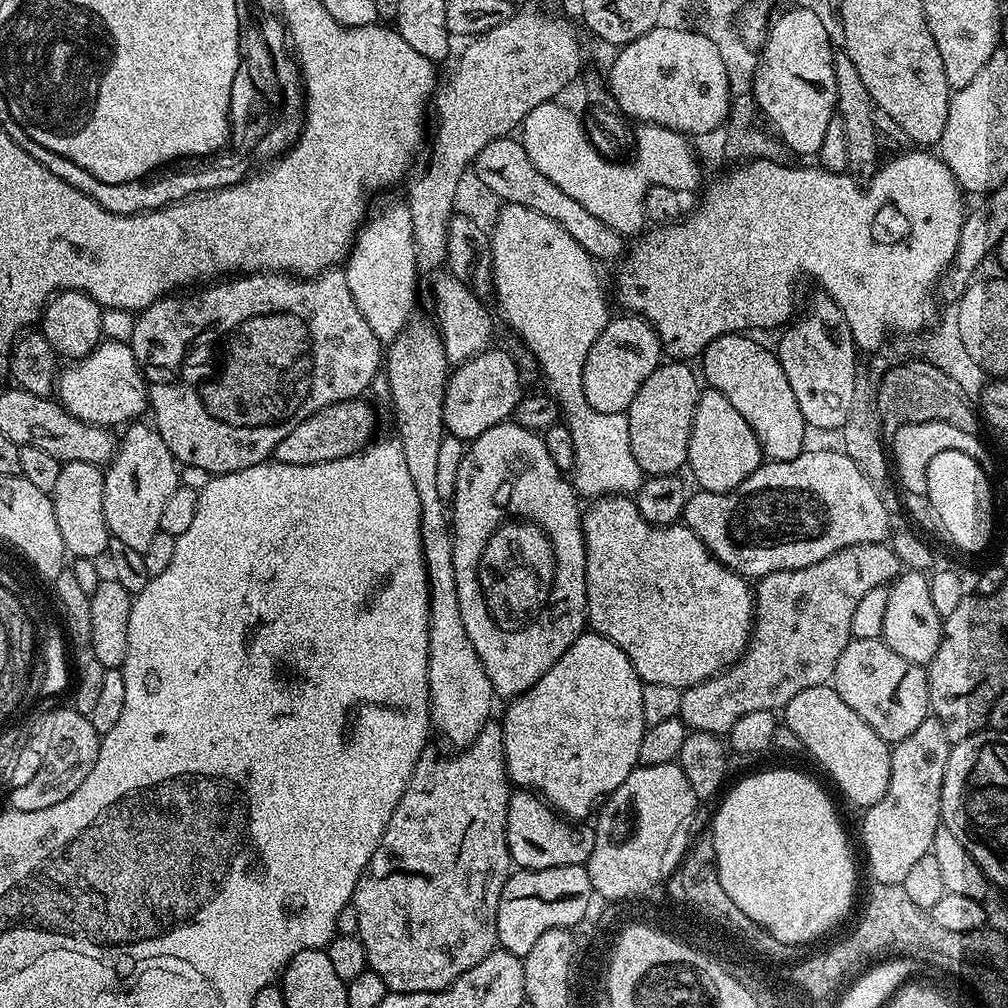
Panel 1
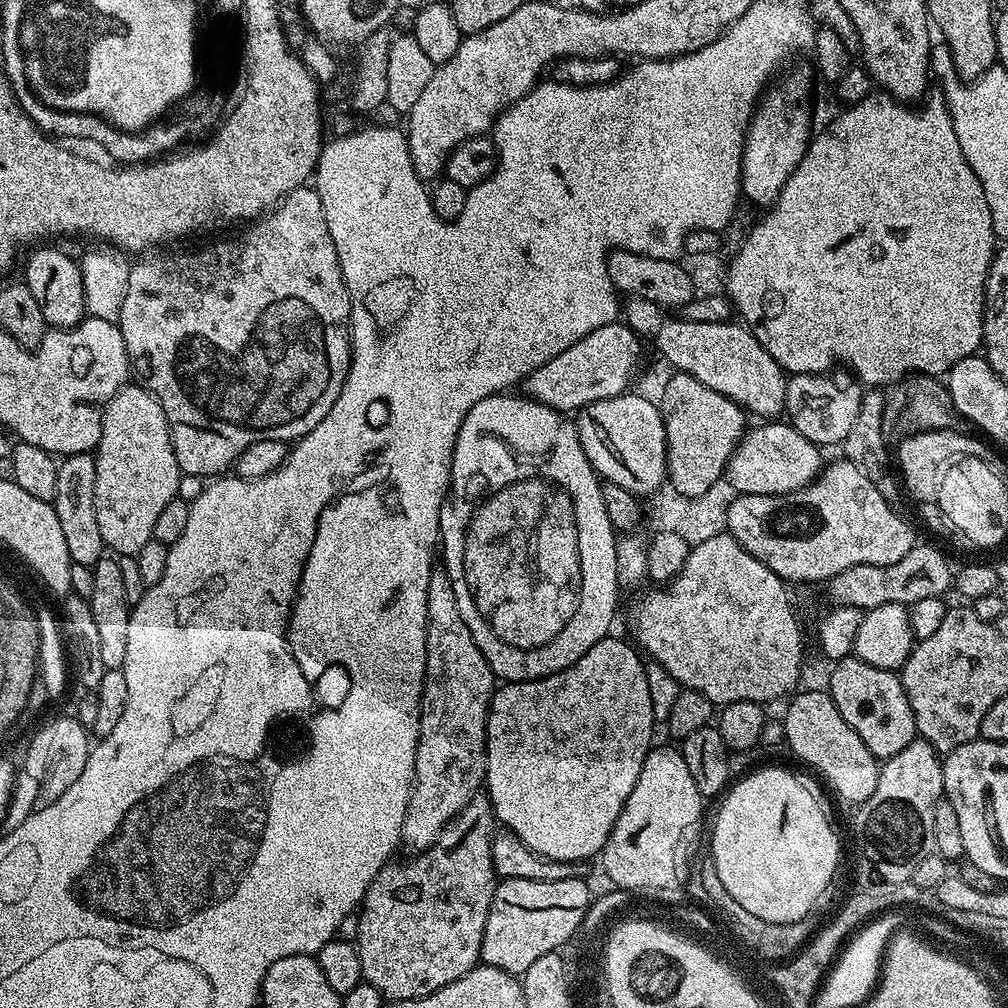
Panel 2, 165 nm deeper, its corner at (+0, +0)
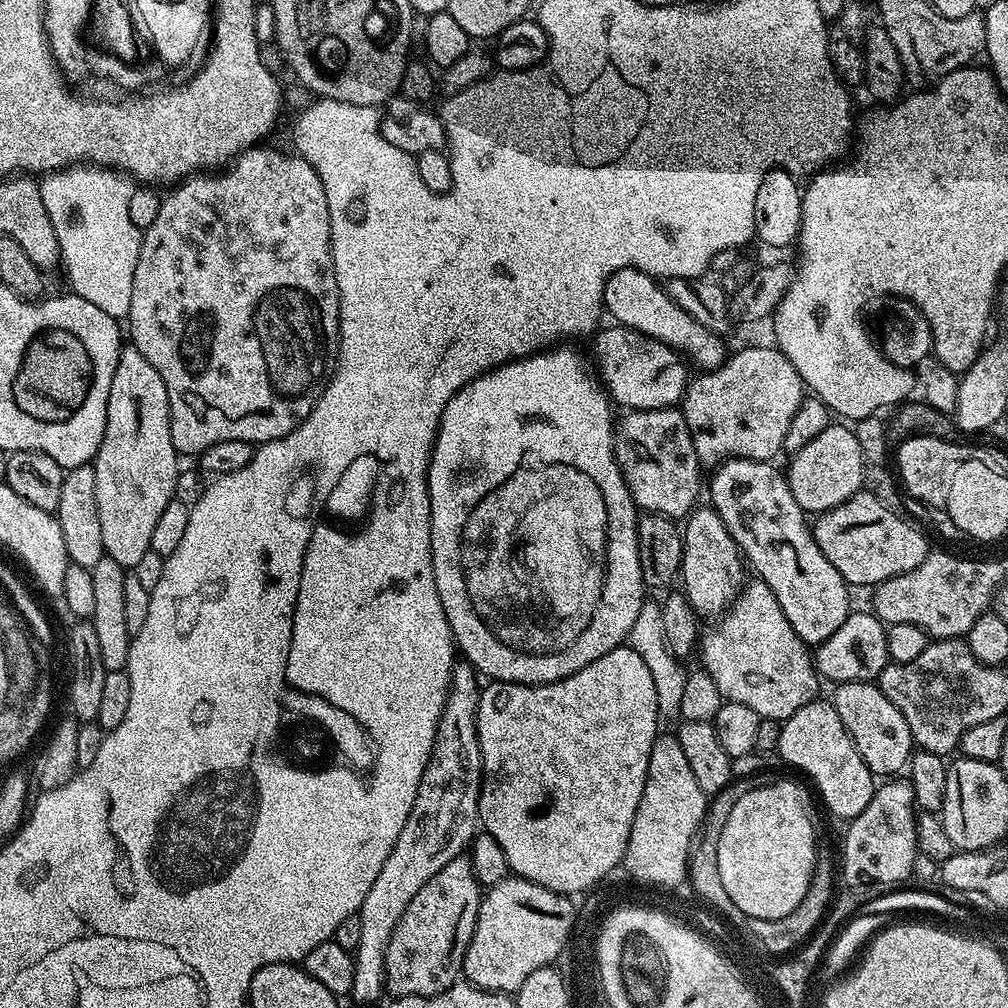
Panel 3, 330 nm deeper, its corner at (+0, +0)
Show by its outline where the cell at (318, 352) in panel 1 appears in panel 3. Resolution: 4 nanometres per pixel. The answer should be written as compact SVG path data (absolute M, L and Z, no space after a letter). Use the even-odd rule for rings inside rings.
M257 146L257 147L255 147L255 148L248 148L248 149L246 149L246 150L245 150L245 151L244 151L244 152L242 152L242 153L240 153L240 155L239 155L239 156L237 156L237 157L236 157L236 159L235 159L235 160L233 160L233 161L231 161L231 163L229 163L229 164L228 164L228 165L227 165L227 167L225 167L225 168L224 168L224 169L223 169L223 170L216 170L216 171L213 171L213 172L212 172L212 173L211 173L211 174L193 174L193 175L191 175L191 176L189 176L189 177L188 177L188 179L187 179L187 180L185 180L185 181L183 181L183 182L180 182L180 183L177 183L177 184L176 184L176 185L175 185L175 187L173 187L173 188L172 188L172 189L171 189L171 191L169 191L169 192L172 192L172 191L173 191L173 192L172 192L172 193L170 193L170 194L169 194L169 196L168 196L168 197L166 197L166 198L165 198L165 200L164 200L164 201L162 201L162 202L161 202L161 204L160 204L160 209L158 209L158 210L157 210L157 212L156 212L156 217L154 217L154 218L153 218L153 220L152 220L152 221L150 221L150 222L149 222L149 224L148 224L148 228L147 228L147 224L146 224L146 227L145 227L145 228L144 228L144 229L143 229L143 232L142 232L142 235L141 235L141 237L140 237L140 249L139 249L139 250L138 250L138 266L134 266L134 290L130 290L130 310L129 310L129 311L128 311L128 315L127 315L127 317L126 317L126 323L128 323L128 328L127 328L127 324L126 324L126 332L127 332L127 335L128 335L128 332L129 332L129 334L130 334L130 335L132 335L132 340L130 340L130 344L131 344L131 347L133 347L133 348L136 348L136 349L137 349L137 350L138 350L138 354L142 354L142 358L146 358L146 362L150 362L150 366L154 366L154 370L158 370L158 375L160 375L160 377L162 377L162 382L163 382L163 384L165 384L165 385L166 385L166 394L167 394L167 395L168 395L168 416L169 416L169 417L170 417L170 419L172 419L172 421L171 421L171 422L170 422L170 434L171 434L171 435L172 435L172 441L173 441L173 442L174 442L174 446L175 446L175 447L176 447L176 451L177 451L177 453L179 453L179 455L180 455L180 456L181 456L181 457L184 457L184 456L192 456L192 458L196 458L196 457L199 457L199 455L200 455L200 453L202 453L202 452L205 452L205 450L207 450L207 448L209 448L209 447L210 447L210 446L218 446L218 442L230 442L230 441L231 441L231 440L247 440L247 441L248 441L248 443L249 443L249 444L251 444L251 445L253 445L253 446L259 446L259 445L261 445L261 444L263 444L263 443L264 443L264 441L266 441L266 440L277 440L277 439L278 439L278 438L282 438L282 437L283 437L283 436L285 436L285 435L286 435L286 434L290 434L290 433L291 433L291 432L292 432L292 431L294 431L294 430L295 430L295 429L296 429L296 428L297 428L297 427L298 427L298 425L300 425L300 423L301 423L301 422L302 422L302 421L303 421L303 420L305 420L305 418L307 418L307 416L308 416L308 415L309 415L309 414L310 414L310 410L311 410L311 409L312 409L312 408L313 408L313 406L315 406L315 405L316 405L316 404L317 404L317 403L318 403L318 401L319 401L319 400L320 400L320 396L321 396L321 395L322 395L322 394L323 394L323 392L324 392L324 391L325 391L325 390L326 390L326 386L327 386L327 385L328 385L328 381L329 381L329 380L331 380L331 378L332 378L332 374L333 374L333 372L335 372L335 370L336 370L336 365L337 365L337 363L338 363L338 353L339 353L339 350L340 350L340 295L339 295L339 294L338 294L338 282L337 282L337 281L336 281L336 275L335 275L335 274L334 274L334 262L333 262L333 261L332 261L332 235L331 235L331 234L330 234L330 210L329 210L329 209L328 209L328 203L327 203L327 202L326 202L326 190L325 190L325 189L324 189L324 187L323 187L323 186L322 186L322 182L321 182L321 181L320 181L320 179L319 179L319 178L318 178L318 174L317 174L317 173L316 173L316 172L315 172L315 171L314 171L314 169L312 169L312 168L311 168L311 167L310 167L310 166L309 166L309 165L308 165L308 163L306 163L306 162L305 162L305 160L304 160L304 159L303 159L303 158L301 158L301 156L300 156L300 155L299 155L299 154L291 154L291 155L292 155L292 156L287 156L287 154L286 154L286 153L284 153L284 152L275 152L275 150L274 150L274 149L272 149L272 148L264 148L264 147L265 147L265 146Z

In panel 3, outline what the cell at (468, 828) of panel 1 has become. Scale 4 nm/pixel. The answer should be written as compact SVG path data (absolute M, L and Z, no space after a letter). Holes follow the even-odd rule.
M467 855L455 856L418 894L410 901L410 906L402 914L398 926L390 934L390 944L386 946L384 963L384 987L393 997L437 996L445 992L450 985L461 979L464 970L464 955L470 946L474 926L478 922L478 910L482 899L482 886L474 878L471 859Z

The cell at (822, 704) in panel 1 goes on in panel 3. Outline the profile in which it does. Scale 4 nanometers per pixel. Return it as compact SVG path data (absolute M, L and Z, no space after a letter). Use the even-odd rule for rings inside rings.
M827 699L811 700L802 706L802 710L783 721L778 756L786 763L808 772L809 778L816 783L825 806L834 815L841 816L844 822L852 821L858 814L862 814L862 810L866 810L874 791L872 771L866 762L862 762L854 742L842 726L842 718L838 718L838 710L834 710Z

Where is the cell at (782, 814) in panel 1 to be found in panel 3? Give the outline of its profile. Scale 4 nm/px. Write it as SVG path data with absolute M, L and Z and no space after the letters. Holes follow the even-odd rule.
M780 780L777 784L761 783L758 788L751 788L730 811L722 834L717 843L718 872L722 886L730 899L746 914L756 916L780 916L788 912L796 900L800 900L800 892L804 892L804 884L812 883L812 871L816 865L816 832L812 829L812 820L804 809L804 796L796 784L788 780Z

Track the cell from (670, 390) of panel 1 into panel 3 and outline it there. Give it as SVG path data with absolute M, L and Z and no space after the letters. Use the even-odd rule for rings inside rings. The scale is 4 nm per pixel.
M744 348L733 356L731 353L717 368L696 375L689 379L688 389L684 391L682 411L701 465L719 466L729 458L771 461L776 458L772 456L781 455L790 422L806 399L806 385L779 348Z

